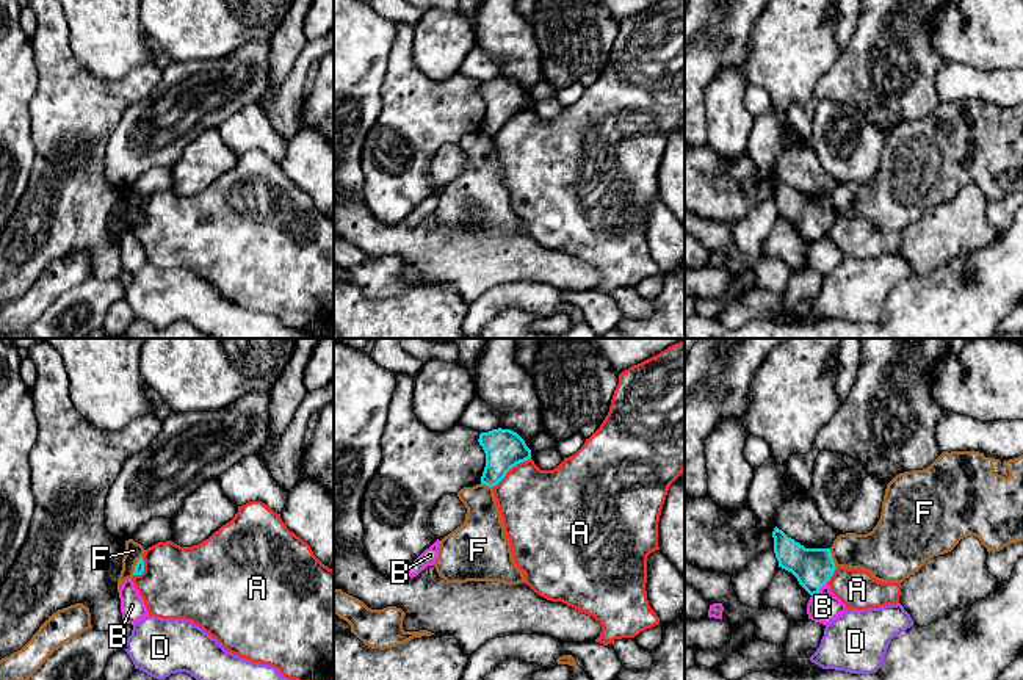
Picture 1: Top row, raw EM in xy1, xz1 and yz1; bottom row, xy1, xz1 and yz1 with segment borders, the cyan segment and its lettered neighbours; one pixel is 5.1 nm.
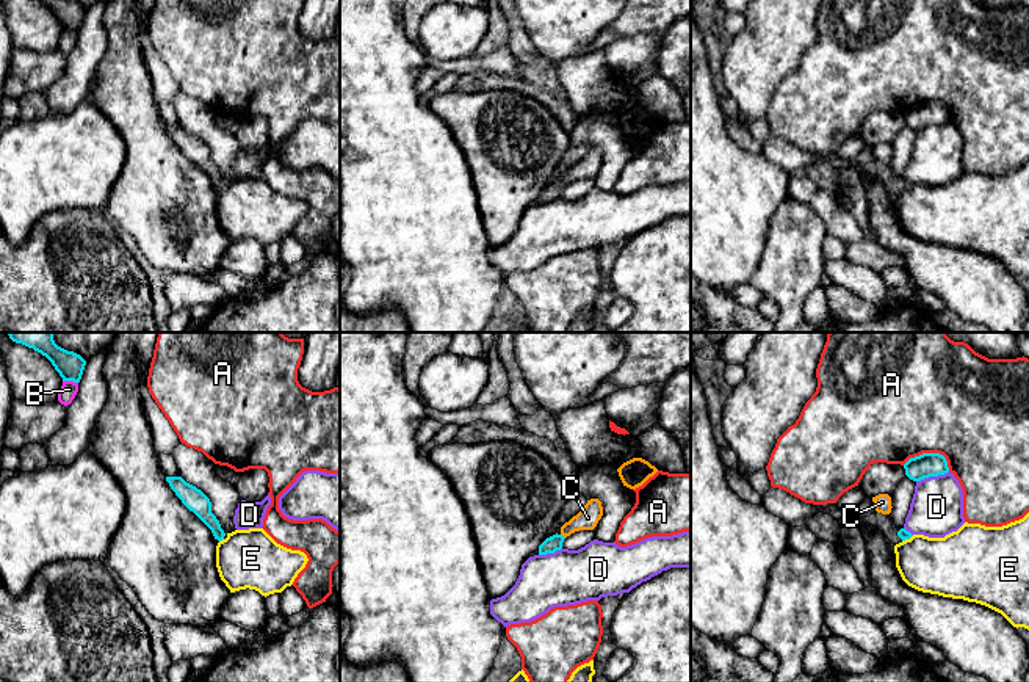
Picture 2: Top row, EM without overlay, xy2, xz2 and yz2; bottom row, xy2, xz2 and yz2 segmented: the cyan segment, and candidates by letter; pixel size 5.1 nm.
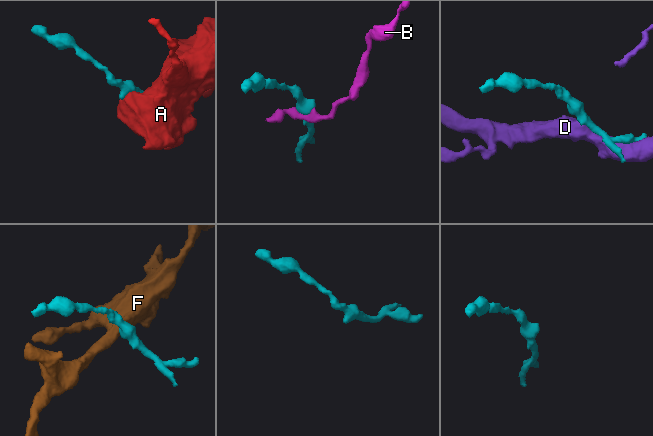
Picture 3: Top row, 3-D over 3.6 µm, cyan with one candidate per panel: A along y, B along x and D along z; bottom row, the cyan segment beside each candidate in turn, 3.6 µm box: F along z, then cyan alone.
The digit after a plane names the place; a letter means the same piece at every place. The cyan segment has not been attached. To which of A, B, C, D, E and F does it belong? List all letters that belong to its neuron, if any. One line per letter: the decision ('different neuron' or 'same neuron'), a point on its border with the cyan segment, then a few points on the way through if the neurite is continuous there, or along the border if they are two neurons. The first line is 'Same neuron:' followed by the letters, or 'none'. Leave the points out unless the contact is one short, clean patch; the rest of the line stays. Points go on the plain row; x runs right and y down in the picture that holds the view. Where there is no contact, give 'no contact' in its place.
Same neuron: C
A: different neuron; contact yz2 (931, 102)
B: different neuron; contact yz1 (820, 237); border yz1 (826, 231), (812, 245)
C: same neuron; contact xz2 (563, 185); way xz2 (553, 192), (563, 185), (577, 171), (588, 166)
D: different neuron; contact yz2 (932, 124)
E: different neuron; contact xy2 (221, 188); border xy2 (223, 187), (220, 190)
F: different neuron; contact yz1 (831, 207); border yz1 (829, 198), (835, 217)

